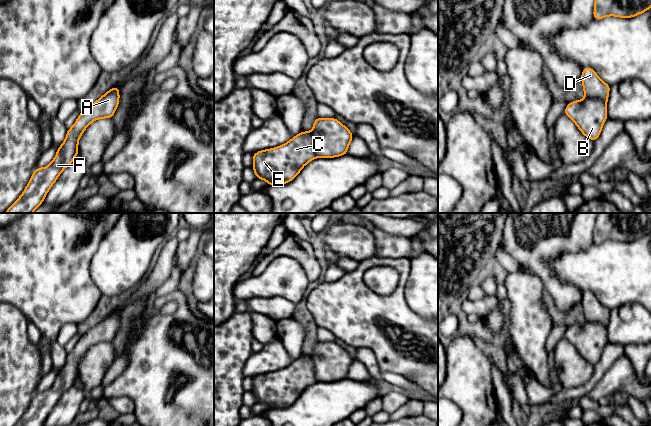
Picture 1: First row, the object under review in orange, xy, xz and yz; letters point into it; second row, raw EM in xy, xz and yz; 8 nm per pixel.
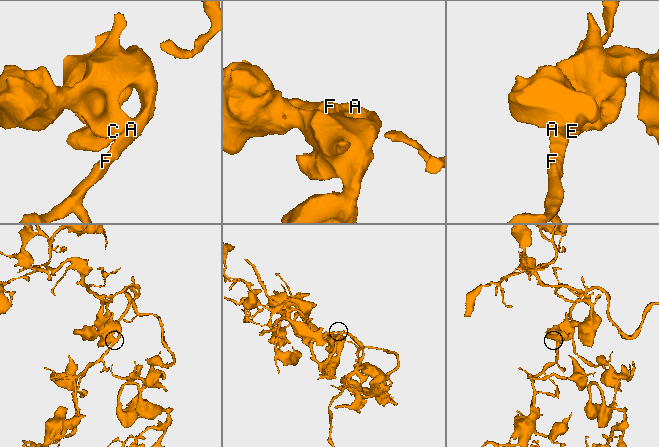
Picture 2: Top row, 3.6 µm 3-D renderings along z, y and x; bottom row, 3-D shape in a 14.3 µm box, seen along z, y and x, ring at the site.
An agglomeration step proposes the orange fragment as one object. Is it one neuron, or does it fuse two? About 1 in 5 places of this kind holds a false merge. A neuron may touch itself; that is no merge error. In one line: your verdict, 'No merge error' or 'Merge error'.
No merge error

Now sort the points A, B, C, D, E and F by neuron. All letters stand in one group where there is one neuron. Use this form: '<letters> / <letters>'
A B C D E F

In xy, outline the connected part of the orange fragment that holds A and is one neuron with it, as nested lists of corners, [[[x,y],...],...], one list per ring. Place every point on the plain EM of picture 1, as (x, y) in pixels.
[[[112,311],[80,337],[74,349],[67,354],[65,365],[57,373],[53,385],[44,392],[35,393],[27,411],[15,426],[43,426],[61,396],[73,387],[75,380],[79,378],[79,362],[88,349],[97,343],[113,341],[120,324],[120,313]]]

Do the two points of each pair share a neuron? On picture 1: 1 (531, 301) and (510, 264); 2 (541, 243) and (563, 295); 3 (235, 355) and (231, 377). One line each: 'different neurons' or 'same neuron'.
1: different neurons
2: same neuron
3: same neuron

